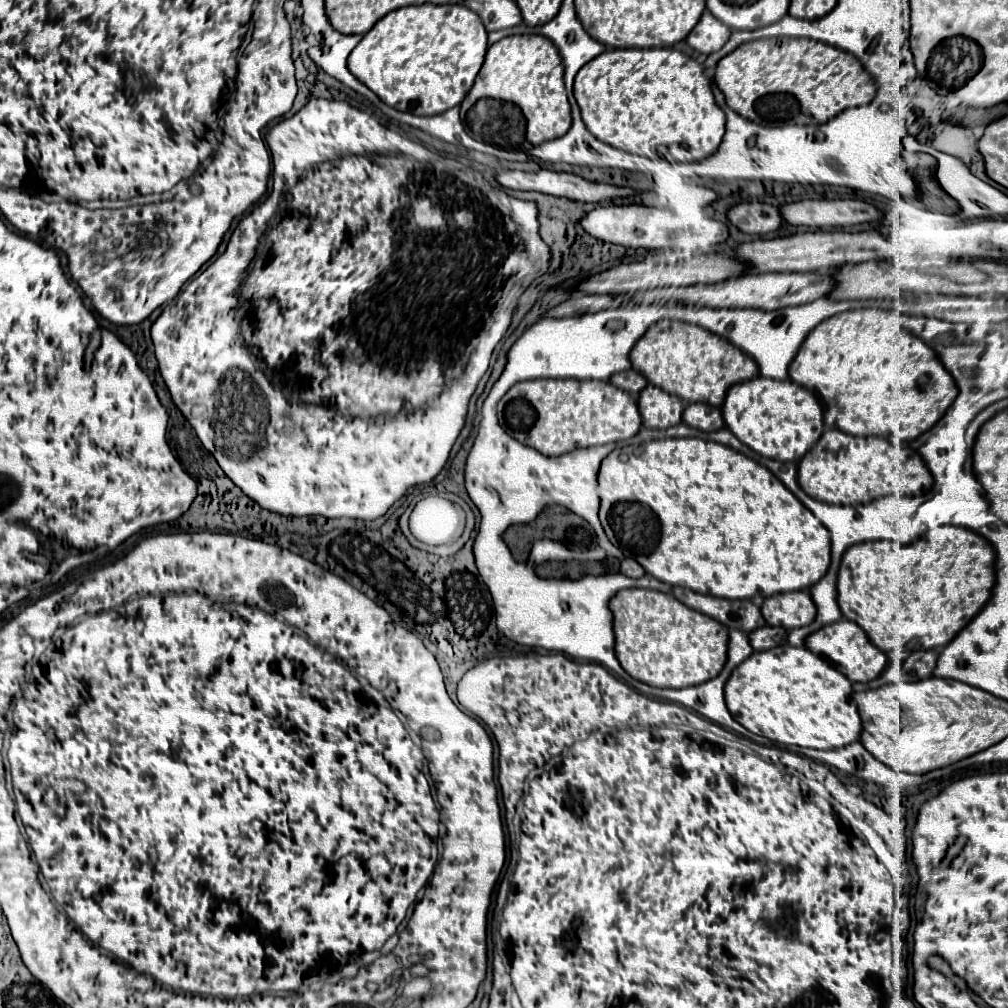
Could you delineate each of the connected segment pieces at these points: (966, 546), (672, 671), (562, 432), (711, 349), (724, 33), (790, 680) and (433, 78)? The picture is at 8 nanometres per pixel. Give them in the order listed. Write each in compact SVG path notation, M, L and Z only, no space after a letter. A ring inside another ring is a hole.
M943 525L943 527L937 527L937 529L931 529L925 533L923 539L919 539L917 543L913 545L897 545L897 543L891 543L891 541L869 541L869 543L859 543L859 545L851 545L845 555L843 555L843 561L841 561L841 567L839 567L839 579L837 579L837 603L841 607L841 613L851 619L853 623L857 623L865 633L867 637L871 639L871 643L875 647L879 647L881 651L885 653L895 653L895 651L901 651L901 653L913 653L919 649L933 649L933 647L943 647L947 645L969 621L971 617L975 617L979 613L977 607L981 607L985 601L991 599L991 589L995 585L995 571L993 571L993 561L995 561L995 551L993 547L977 533L973 533L971 529L965 529L965 527L955 527L955 525ZM975 593L987 593L983 601L979 603L973 603L973 595Z
M623 589L611 599L611 611L617 659L637 681L653 687L691 687L717 677L727 661L727 627L689 609L673 595L653 589Z
M521 381L513 385L499 401L497 413L503 429L511 437L549 457L565 455L577 447L593 447L631 439L643 425L637 401L627 391L603 381Z
M679 321L655 323L631 351L631 365L643 373L655 387L681 397L691 403L709 403L721 407L725 393L735 383L759 377L757 363L743 351L733 347L727 339L701 329L697 325Z
M707 11L701 15L699 23L695 25L695 29L689 33L687 37L687 43L699 51L699 53L705 53L705 55L711 55L715 51L719 51L727 39L729 39L731 31L727 25L719 23L715 17L711 17Z
M779 645L775 649L755 651L731 673L725 685L725 701L735 721L739 721L745 729L783 745L839 749L859 741L863 731L859 709L853 701L851 681L843 673L839 673L833 665L829 665L825 659L821 659L819 655L811 653L805 647Z
M411 5L387 13L351 51L347 61L381 101L413 115L437 115L459 105L483 65L487 31L465 5Z

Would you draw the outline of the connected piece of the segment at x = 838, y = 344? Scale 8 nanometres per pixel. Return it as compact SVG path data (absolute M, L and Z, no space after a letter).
M855 309L831 317L831 321L823 321L803 343L801 353L797 353L791 363L789 377L825 401L825 423L829 427L857 437L883 435L897 447L911 451L905 441L917 439L943 417L957 397L957 385L931 347L913 337L899 323L891 323L889 313L891 311L885 309Z

